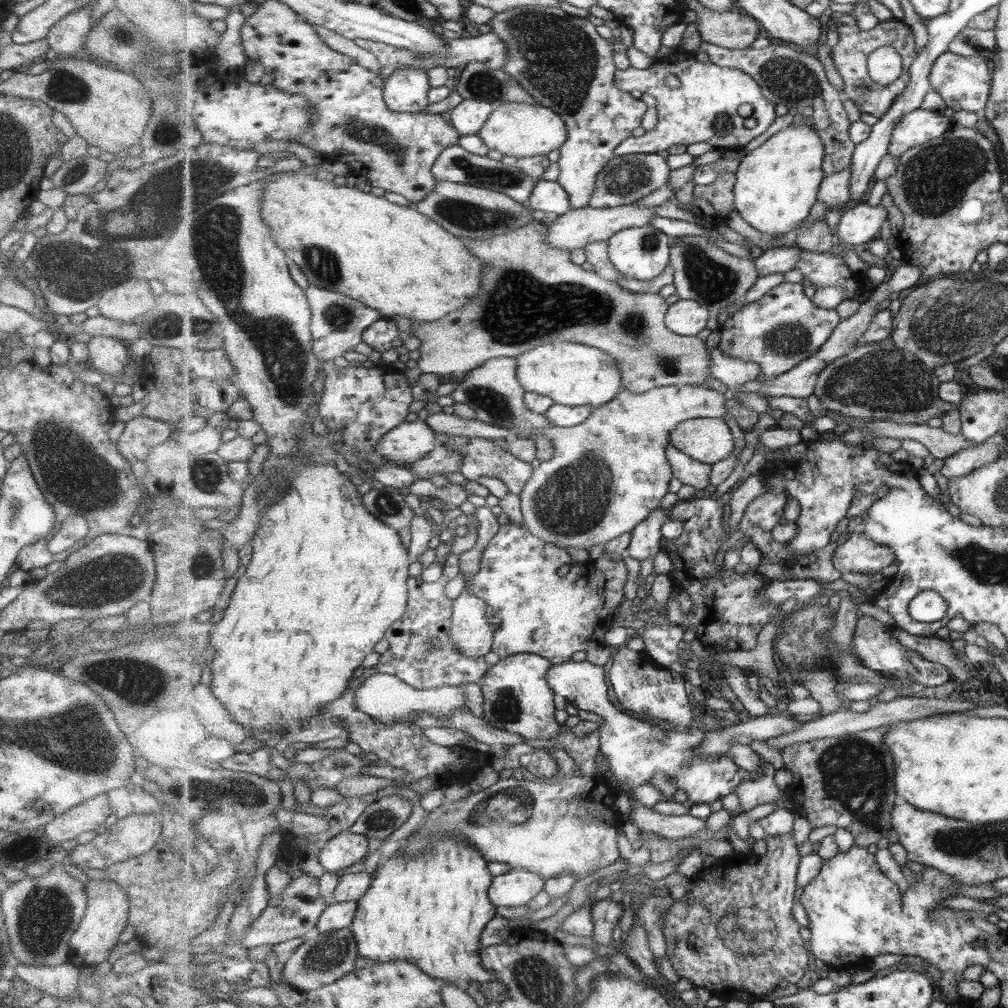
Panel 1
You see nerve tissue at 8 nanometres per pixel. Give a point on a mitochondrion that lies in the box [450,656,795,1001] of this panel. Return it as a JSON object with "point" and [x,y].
{"point":[745,930]}

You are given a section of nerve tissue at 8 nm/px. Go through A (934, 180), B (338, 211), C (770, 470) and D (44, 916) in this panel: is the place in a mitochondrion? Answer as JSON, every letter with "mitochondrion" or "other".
{"A":"mitochondrion","B":"other","C":"other","D":"mitochondrion"}

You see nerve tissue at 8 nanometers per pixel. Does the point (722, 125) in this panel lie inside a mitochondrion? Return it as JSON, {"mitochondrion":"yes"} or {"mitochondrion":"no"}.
{"mitochondrion":"yes"}

